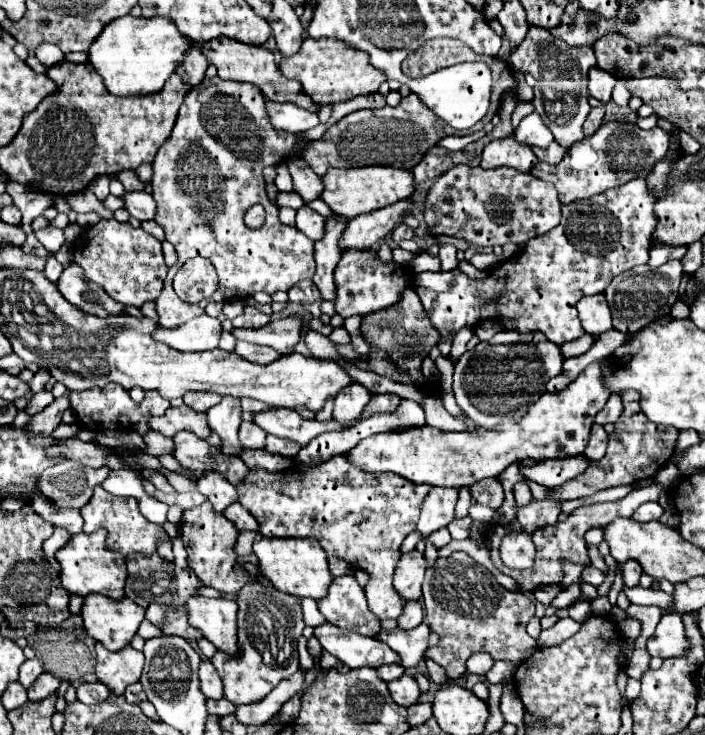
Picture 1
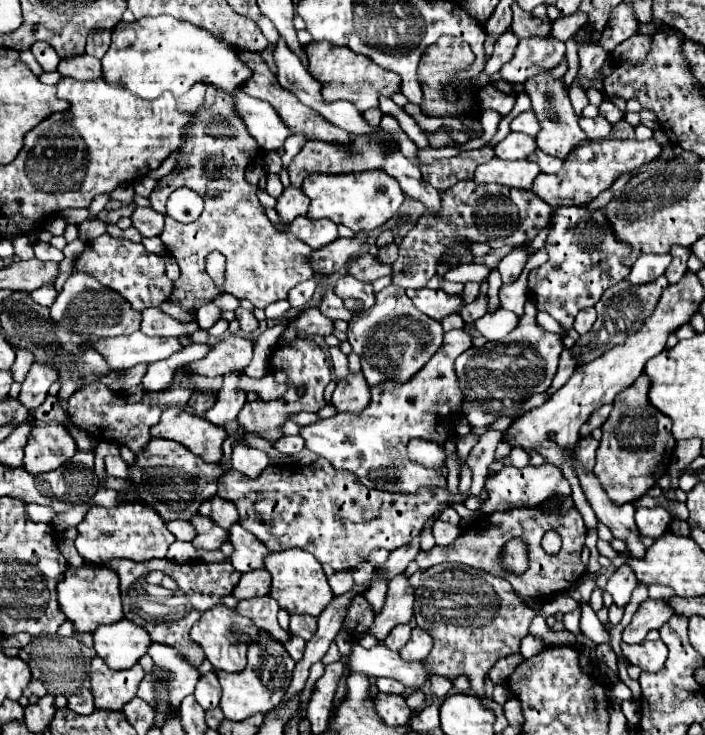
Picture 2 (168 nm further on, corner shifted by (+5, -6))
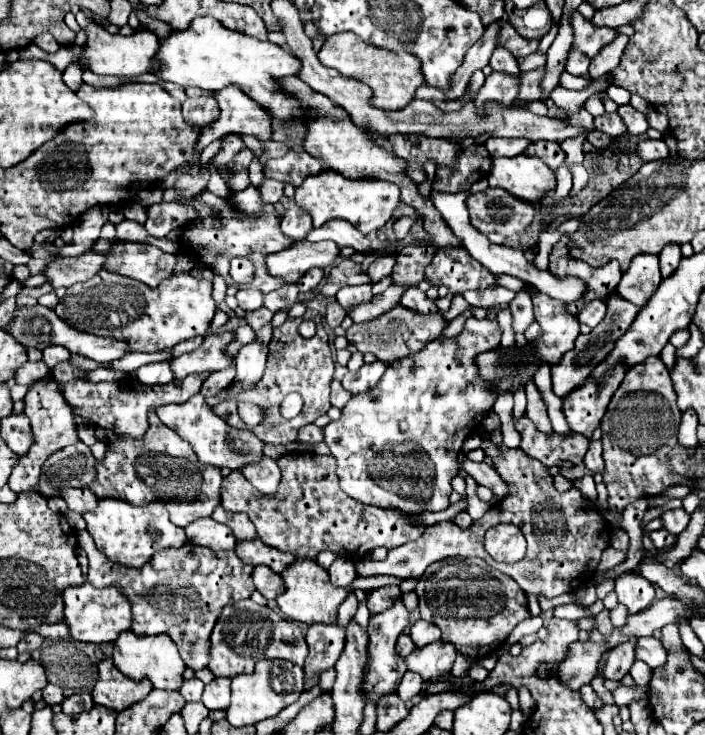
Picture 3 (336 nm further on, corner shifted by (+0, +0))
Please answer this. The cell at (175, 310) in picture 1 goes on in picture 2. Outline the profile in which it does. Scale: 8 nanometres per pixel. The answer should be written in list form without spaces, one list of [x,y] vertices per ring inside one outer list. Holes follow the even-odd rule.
[[[216,89],[214,93],[214,103],[210,105],[210,109],[200,107],[194,115],[192,115],[192,123],[186,125],[186,133],[182,135],[182,145],[178,149],[178,165],[176,169],[172,169],[166,177],[158,179],[156,189],[152,191],[152,195],[148,197],[152,207],[158,209],[162,215],[166,215],[166,199],[172,191],[176,191],[178,187],[190,187],[194,189],[202,199],[204,199],[204,211],[202,215],[184,225],[172,217],[166,217],[166,225],[164,231],[160,233],[162,243],[166,245],[166,249],[174,255],[174,259],[180,265],[180,277],[174,281],[174,291],[168,295],[170,303],[178,303],[184,309],[192,311],[198,309],[206,303],[210,303],[220,291],[226,291],[238,299],[248,299],[252,301],[252,305],[256,309],[266,309],[270,303],[286,299],[288,291],[314,277],[312,271],[312,247],[302,243],[300,239],[296,239],[292,233],[278,233],[274,229],[274,225],[270,223],[270,219],[264,213],[264,205],[258,201],[256,191],[258,187],[246,181],[246,167],[260,155],[260,145],[258,141],[246,131],[246,125],[242,121],[242,117],[238,115],[236,107],[234,107],[234,97],[228,91]],[[212,251],[220,251],[226,257],[226,281],[224,285],[218,289],[214,285],[214,281],[208,277],[206,269],[202,269],[202,261],[206,261],[208,253]]]

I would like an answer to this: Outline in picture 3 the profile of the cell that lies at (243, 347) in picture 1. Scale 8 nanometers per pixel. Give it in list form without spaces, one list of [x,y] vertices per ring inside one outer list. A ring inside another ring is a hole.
[[[211,333],[203,337],[201,347],[197,347],[191,353],[179,355],[171,359],[171,371],[175,379],[183,379],[191,373],[201,373],[201,371],[219,371],[231,367],[231,357],[223,353],[227,343],[231,341],[233,333]]]

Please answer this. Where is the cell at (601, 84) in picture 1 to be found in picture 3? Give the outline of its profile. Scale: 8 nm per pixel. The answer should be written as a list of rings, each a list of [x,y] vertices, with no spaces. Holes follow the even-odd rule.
[[[621,105],[619,115],[623,117],[623,121],[629,129],[629,135],[645,135],[647,133],[647,129],[649,129],[647,117],[643,113],[639,113],[637,109],[633,109],[631,105]]]

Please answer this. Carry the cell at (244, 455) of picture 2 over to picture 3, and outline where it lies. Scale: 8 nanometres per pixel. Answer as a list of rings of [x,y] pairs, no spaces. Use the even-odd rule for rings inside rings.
[[[263,457],[259,463],[247,465],[247,469],[241,469],[243,475],[247,477],[247,481],[261,493],[267,497],[273,497],[277,493],[279,481],[281,481],[281,471],[277,467],[277,463],[269,457]]]

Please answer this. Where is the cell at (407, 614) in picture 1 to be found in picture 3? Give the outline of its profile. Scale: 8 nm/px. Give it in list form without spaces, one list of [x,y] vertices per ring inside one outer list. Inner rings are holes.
[[[401,635],[399,637],[399,641],[397,641],[397,653],[401,655],[401,657],[407,657],[409,653],[413,653],[417,647],[415,647],[415,643],[411,641],[411,637],[409,635]]]

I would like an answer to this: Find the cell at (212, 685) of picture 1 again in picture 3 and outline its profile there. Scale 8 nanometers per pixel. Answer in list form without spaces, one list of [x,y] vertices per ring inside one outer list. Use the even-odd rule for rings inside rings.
[[[213,679],[209,685],[205,685],[205,691],[203,691],[205,707],[207,709],[227,709],[229,695],[231,695],[229,685],[231,681],[227,679]]]

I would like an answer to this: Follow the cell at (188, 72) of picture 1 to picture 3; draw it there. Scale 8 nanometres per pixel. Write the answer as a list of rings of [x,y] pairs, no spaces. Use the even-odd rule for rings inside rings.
[[[191,87],[187,89],[187,101],[183,103],[183,119],[193,127],[207,127],[219,117],[213,93]]]

